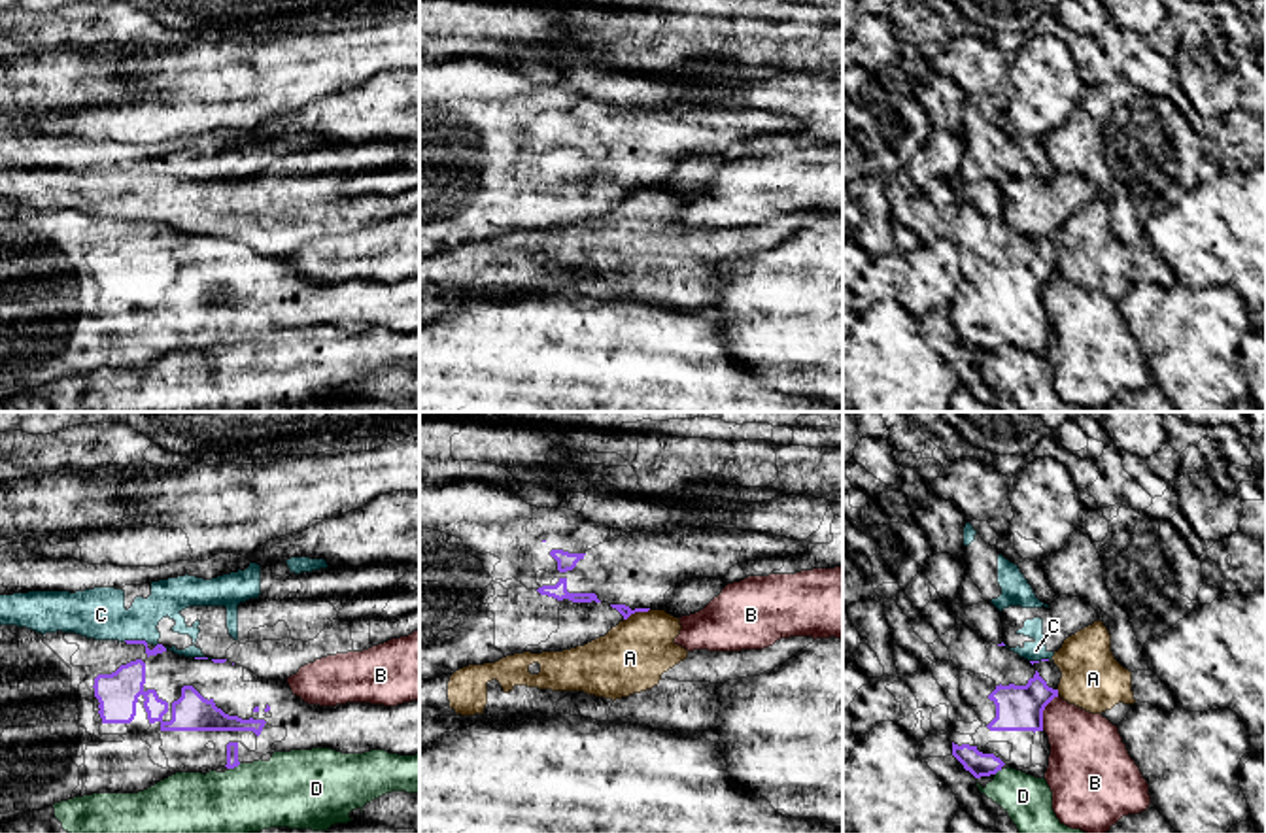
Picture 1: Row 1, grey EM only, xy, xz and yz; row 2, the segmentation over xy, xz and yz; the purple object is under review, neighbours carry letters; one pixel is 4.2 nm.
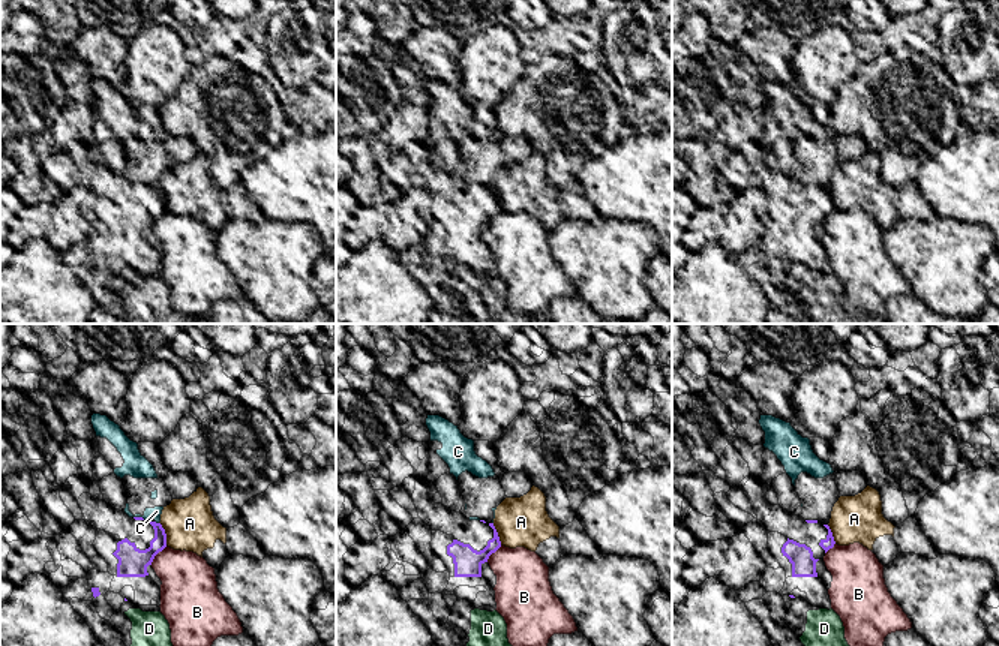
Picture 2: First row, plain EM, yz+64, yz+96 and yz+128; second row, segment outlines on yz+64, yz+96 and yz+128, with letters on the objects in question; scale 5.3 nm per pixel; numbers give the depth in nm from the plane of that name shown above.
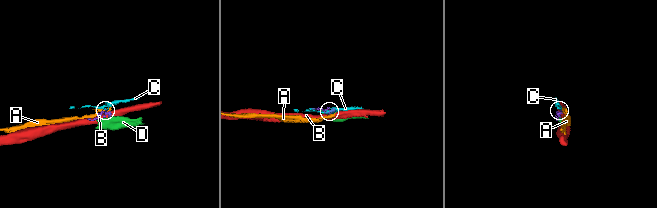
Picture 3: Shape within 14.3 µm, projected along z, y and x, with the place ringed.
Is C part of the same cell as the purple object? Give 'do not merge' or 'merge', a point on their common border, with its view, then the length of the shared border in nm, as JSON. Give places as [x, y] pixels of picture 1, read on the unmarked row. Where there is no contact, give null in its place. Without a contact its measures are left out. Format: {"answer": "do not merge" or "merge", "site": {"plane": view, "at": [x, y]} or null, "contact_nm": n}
{"answer": "do not merge", "site": {"plane": "xy", "at": [136, 218]}, "contact_nm": 110}

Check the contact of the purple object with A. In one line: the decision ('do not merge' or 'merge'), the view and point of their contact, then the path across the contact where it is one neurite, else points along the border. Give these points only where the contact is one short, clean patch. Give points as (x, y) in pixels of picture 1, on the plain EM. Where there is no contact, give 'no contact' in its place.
do not merge | xz (635, 187) | along xz (649, 186), (635, 187), (624, 197)

